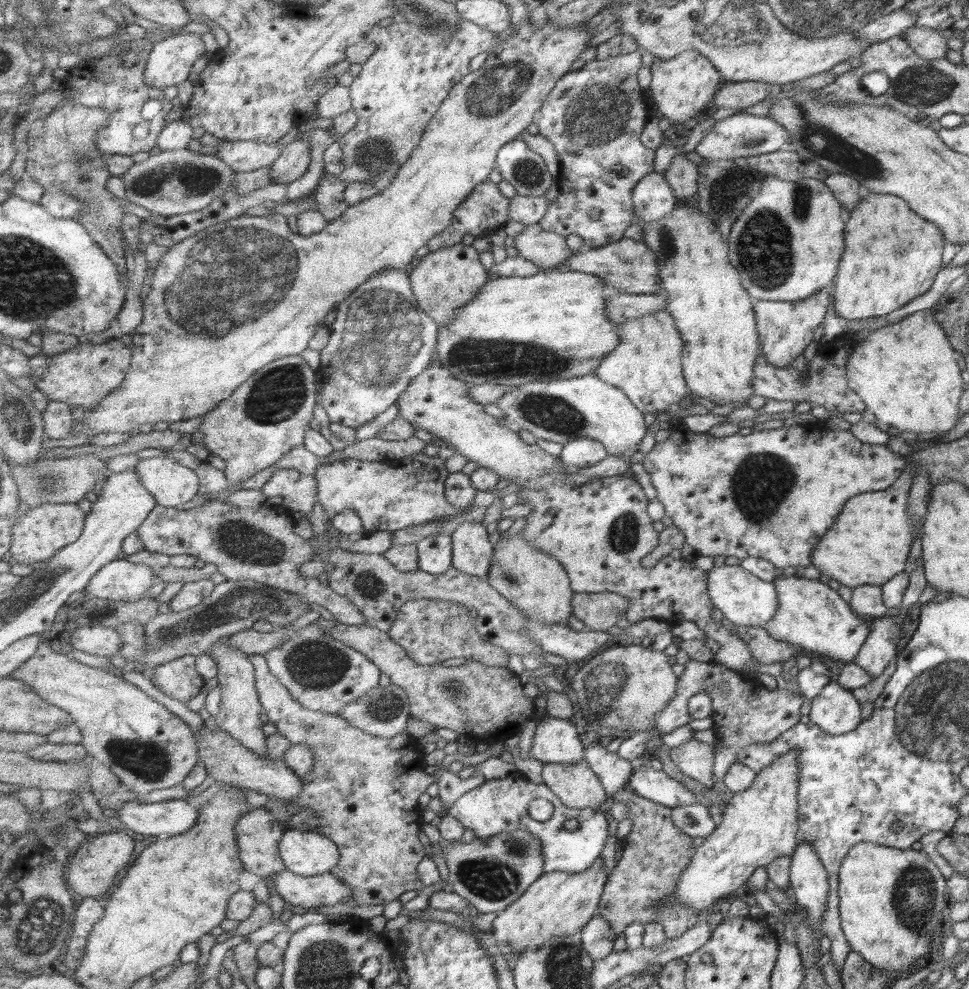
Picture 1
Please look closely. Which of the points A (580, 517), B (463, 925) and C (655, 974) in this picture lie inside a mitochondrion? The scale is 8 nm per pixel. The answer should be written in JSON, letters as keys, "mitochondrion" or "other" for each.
{"A":"other","B":"other","C":"other"}

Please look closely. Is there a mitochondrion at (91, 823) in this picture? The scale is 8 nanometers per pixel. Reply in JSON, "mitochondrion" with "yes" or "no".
{"mitochondrion":"no"}

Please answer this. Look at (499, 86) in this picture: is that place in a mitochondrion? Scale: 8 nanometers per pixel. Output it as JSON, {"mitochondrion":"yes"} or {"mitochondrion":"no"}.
{"mitochondrion":"yes"}

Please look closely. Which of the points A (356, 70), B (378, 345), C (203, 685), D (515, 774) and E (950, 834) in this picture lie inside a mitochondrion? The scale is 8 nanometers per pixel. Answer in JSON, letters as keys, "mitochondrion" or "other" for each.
{"A":"other","B":"mitochondrion","C":"other","D":"other","E":"other"}

